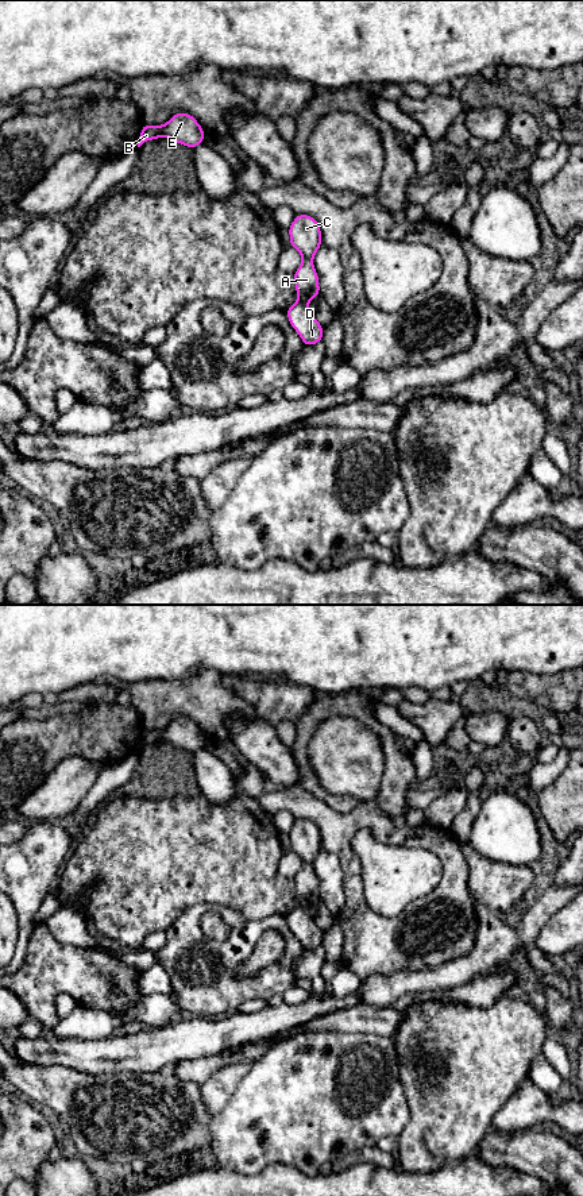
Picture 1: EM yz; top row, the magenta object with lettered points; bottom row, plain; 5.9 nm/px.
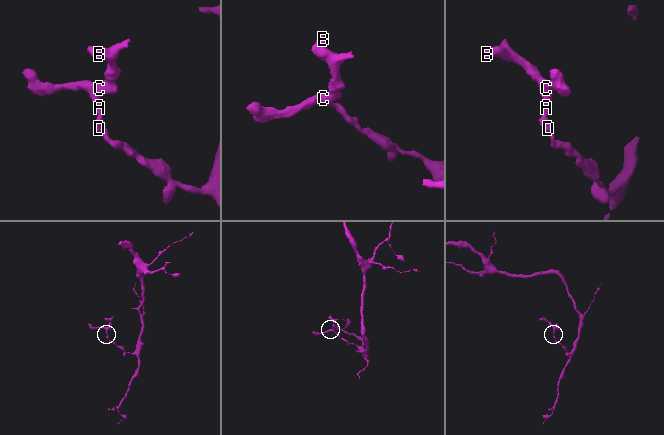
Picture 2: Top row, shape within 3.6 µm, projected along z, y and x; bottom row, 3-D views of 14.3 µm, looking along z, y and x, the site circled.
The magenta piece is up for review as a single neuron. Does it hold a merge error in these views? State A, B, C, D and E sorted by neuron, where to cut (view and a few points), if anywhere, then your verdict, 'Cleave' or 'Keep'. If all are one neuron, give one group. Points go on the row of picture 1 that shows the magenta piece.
Groups: A B C E / D. Split along yz (298, 297), (307, 301). Cleave

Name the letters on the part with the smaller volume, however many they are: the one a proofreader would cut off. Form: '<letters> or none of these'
A, B, C, E

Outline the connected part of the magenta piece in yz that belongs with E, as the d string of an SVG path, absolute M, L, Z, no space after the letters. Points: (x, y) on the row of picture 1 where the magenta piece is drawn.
M179 112L162 126L142 126L138 147L158 138L171 138L174 142L196 148L204 142L205 132L198 121L189 113Z

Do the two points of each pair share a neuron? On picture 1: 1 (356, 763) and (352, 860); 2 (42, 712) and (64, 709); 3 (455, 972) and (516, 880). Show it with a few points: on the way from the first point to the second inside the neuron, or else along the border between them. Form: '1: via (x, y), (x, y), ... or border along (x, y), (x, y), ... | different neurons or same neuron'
1: via (362, 787), (362, 813), (344, 830), (344, 836) | same neuron
2: via (47, 710), (58, 709) | same neuron
3: border along (475, 899), (502, 917) | different neurons

